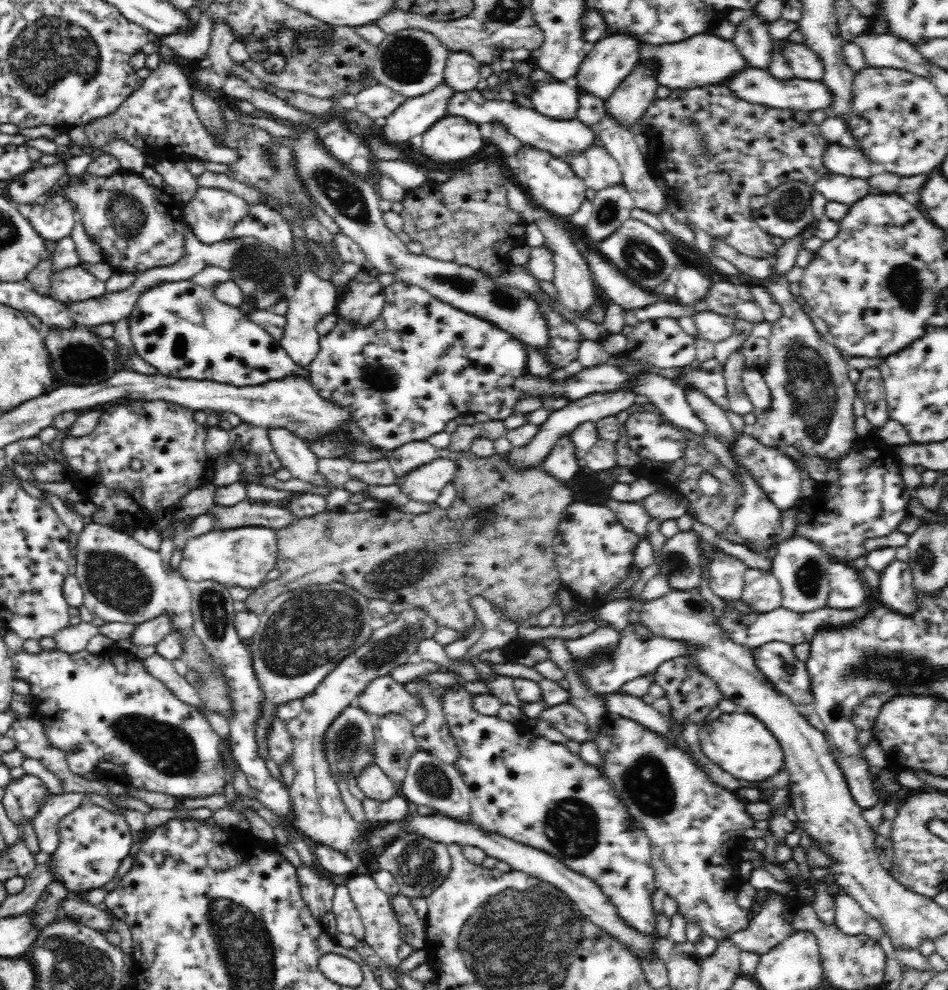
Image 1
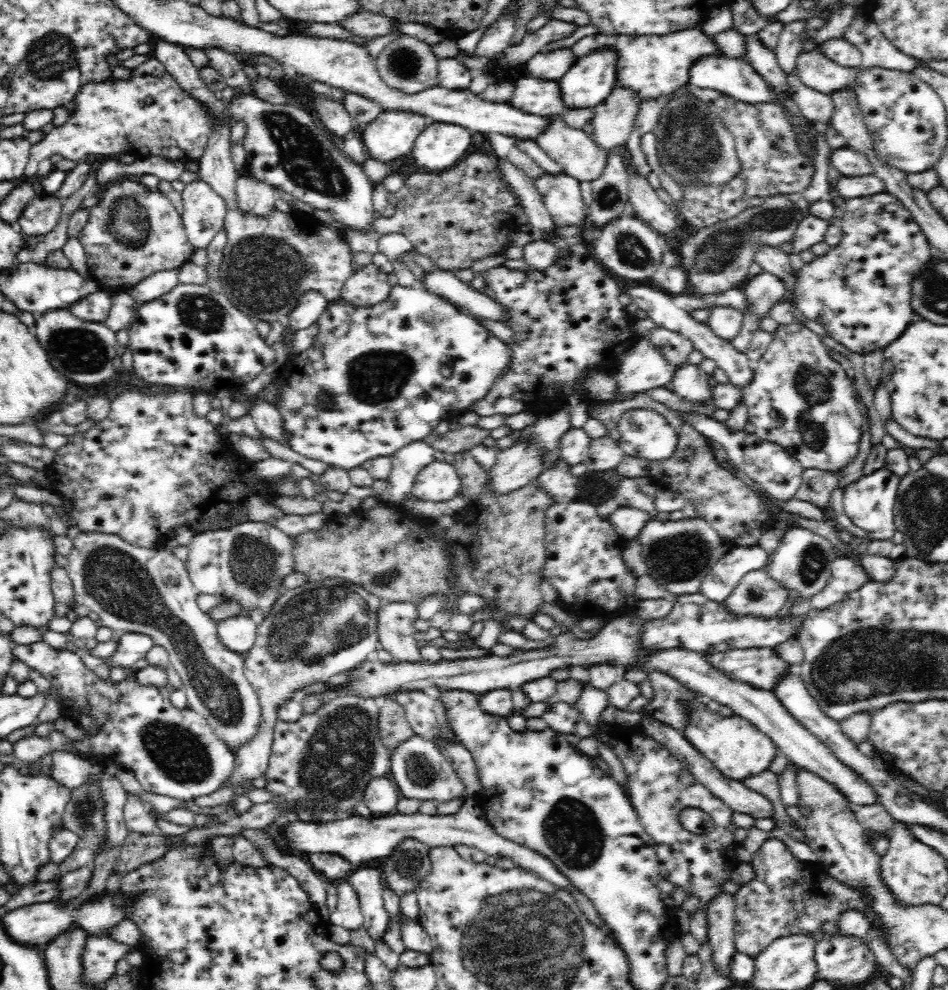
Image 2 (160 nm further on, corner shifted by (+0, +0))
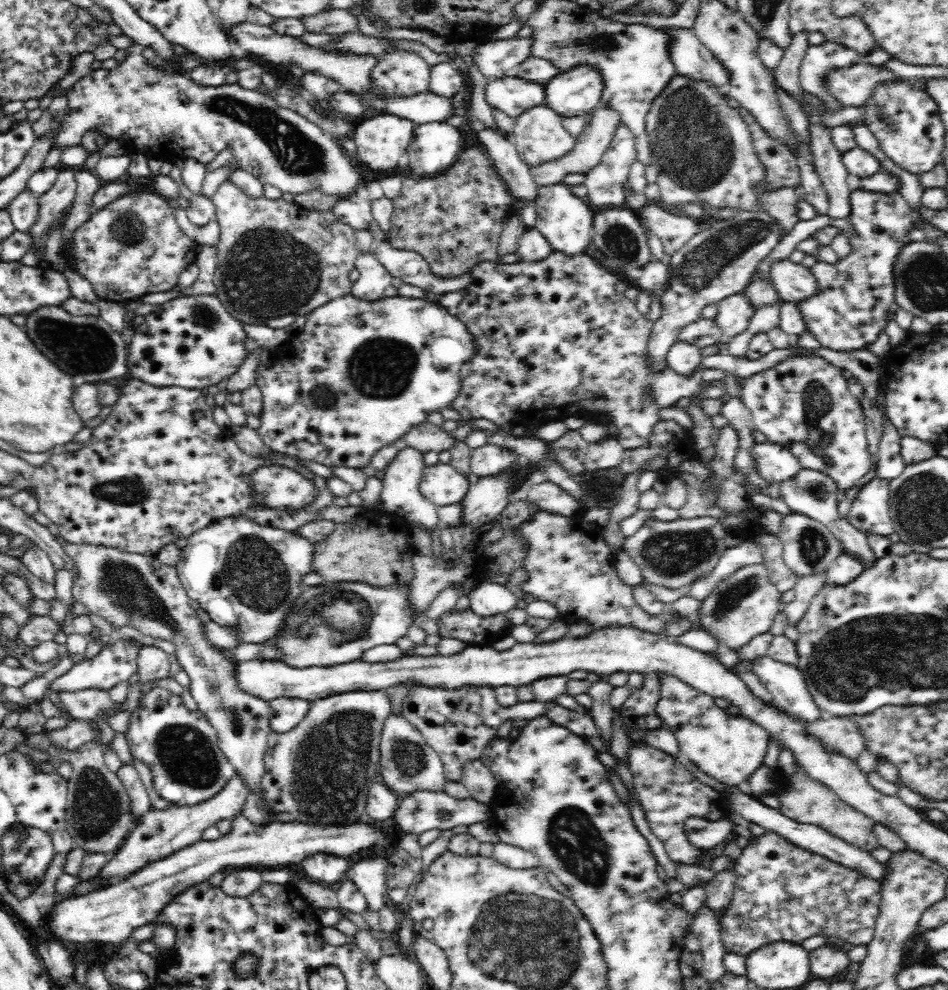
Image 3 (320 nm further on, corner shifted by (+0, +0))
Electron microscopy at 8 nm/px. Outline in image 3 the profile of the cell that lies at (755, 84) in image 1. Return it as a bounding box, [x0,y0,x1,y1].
[658,28,728,89]

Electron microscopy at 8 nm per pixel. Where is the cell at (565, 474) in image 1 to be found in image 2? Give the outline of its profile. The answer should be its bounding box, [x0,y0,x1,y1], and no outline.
[536,458,577,504]

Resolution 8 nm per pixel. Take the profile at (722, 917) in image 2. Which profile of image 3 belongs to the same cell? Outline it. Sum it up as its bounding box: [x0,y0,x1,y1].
[706,862,736,918]

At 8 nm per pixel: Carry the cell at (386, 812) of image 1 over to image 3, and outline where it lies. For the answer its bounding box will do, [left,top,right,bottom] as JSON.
[393,791,491,836]

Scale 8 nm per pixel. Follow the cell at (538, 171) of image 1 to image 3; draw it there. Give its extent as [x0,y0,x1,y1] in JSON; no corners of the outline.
[532,184,593,257]

